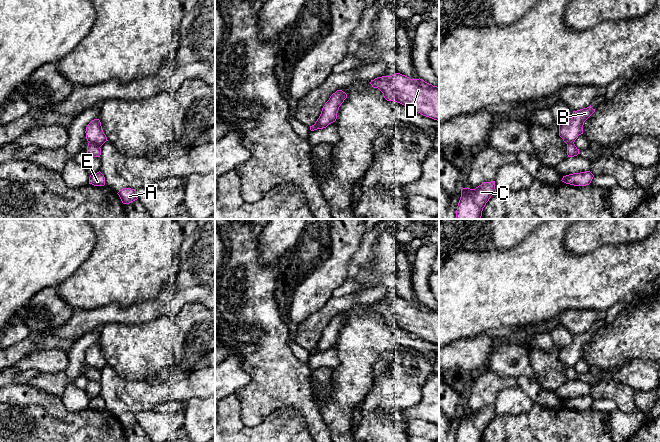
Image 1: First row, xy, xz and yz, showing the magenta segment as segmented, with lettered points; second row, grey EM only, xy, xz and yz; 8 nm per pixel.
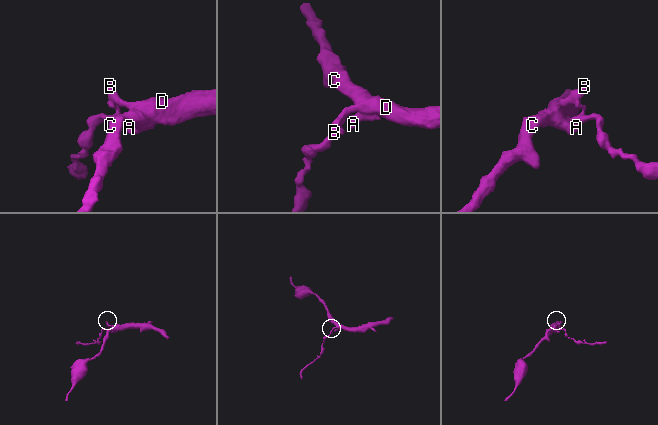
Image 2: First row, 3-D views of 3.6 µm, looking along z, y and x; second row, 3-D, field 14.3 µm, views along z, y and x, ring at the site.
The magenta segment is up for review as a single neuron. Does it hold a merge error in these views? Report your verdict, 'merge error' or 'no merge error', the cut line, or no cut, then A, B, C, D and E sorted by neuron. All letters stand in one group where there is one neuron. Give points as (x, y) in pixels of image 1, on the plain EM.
merge error; cut xy (89, 366), (99, 371); groups A B C D / E

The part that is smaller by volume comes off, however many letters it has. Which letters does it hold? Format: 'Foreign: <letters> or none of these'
Foreign: E

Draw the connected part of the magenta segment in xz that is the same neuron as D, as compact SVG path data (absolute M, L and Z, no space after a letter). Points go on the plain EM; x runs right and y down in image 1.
M400 297L371 304L373 312L378 312L387 325L394 325L439 345L439 311L422 303L410 303Z

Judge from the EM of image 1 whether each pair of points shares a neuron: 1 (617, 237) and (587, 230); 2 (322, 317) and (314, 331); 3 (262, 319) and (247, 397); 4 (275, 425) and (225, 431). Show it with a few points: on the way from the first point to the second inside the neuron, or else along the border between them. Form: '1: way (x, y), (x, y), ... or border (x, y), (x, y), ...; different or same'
1: way (610, 230), (594, 230); same
2: way (319, 320), (314, 325), (314, 328); same
3: way (270, 338), (270, 374), (266, 378); same
4: way (263, 431), (237, 431); same

